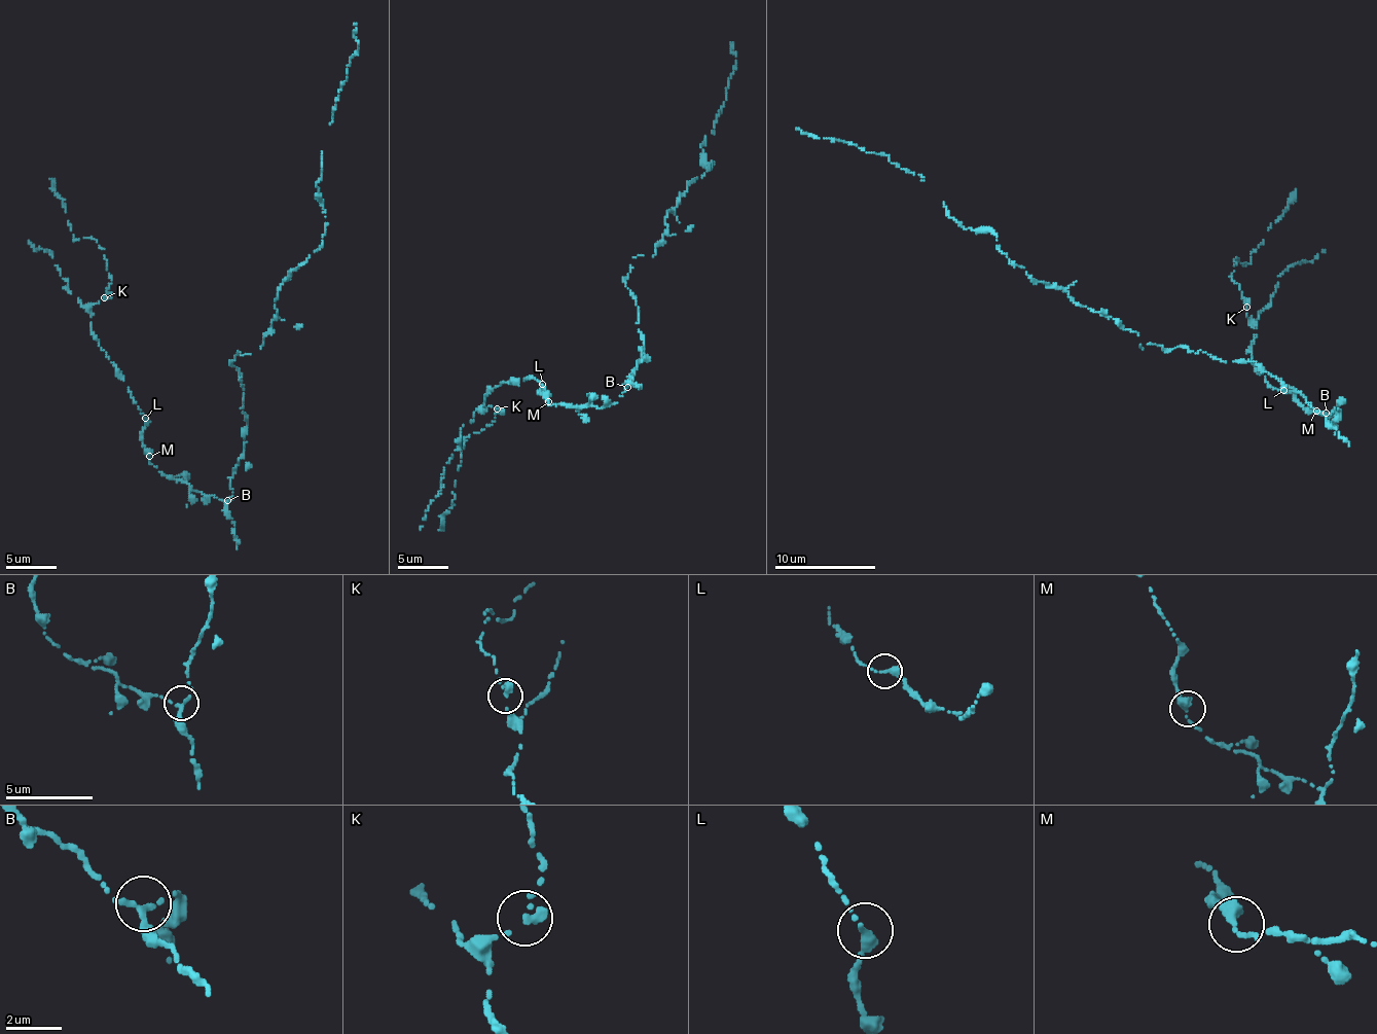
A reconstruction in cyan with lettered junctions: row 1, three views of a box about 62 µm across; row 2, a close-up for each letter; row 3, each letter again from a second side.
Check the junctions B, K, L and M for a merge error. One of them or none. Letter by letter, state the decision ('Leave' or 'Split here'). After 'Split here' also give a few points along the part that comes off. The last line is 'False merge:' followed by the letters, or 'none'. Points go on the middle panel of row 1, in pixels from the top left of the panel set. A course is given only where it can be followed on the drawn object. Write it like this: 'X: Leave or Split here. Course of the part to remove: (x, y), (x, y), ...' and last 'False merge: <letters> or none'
B: Leave
K: Split here. Course of the part to remove: (496, 409), (503, 413), (498, 411), (492, 425), (464, 442), (455, 497), (438, 530)
L: Leave
M: Leave
False merge: K

